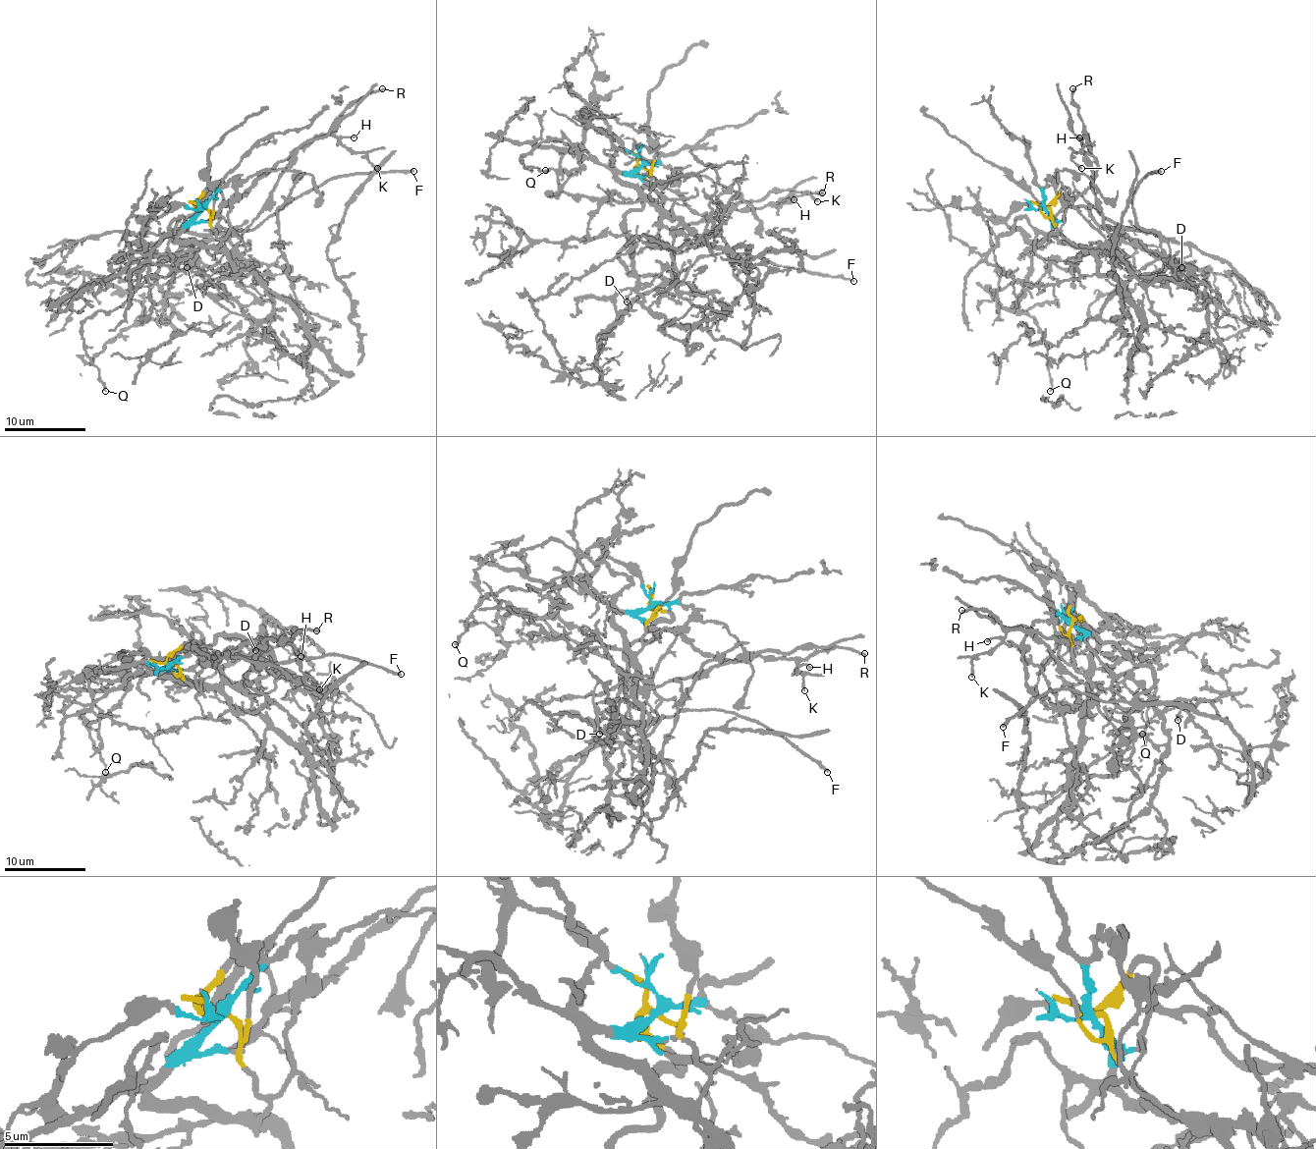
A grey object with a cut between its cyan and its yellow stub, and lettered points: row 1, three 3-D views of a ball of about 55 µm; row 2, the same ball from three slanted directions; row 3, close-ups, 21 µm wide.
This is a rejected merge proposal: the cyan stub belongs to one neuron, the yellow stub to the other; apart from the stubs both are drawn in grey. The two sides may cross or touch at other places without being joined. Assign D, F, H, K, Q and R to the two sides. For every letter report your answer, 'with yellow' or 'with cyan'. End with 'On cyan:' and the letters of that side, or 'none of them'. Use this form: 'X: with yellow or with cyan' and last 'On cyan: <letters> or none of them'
D: with yellow
F: with yellow
H: with cyan
K: with cyan
Q: with cyan
R: with cyan
On cyan: H, K, Q, R

